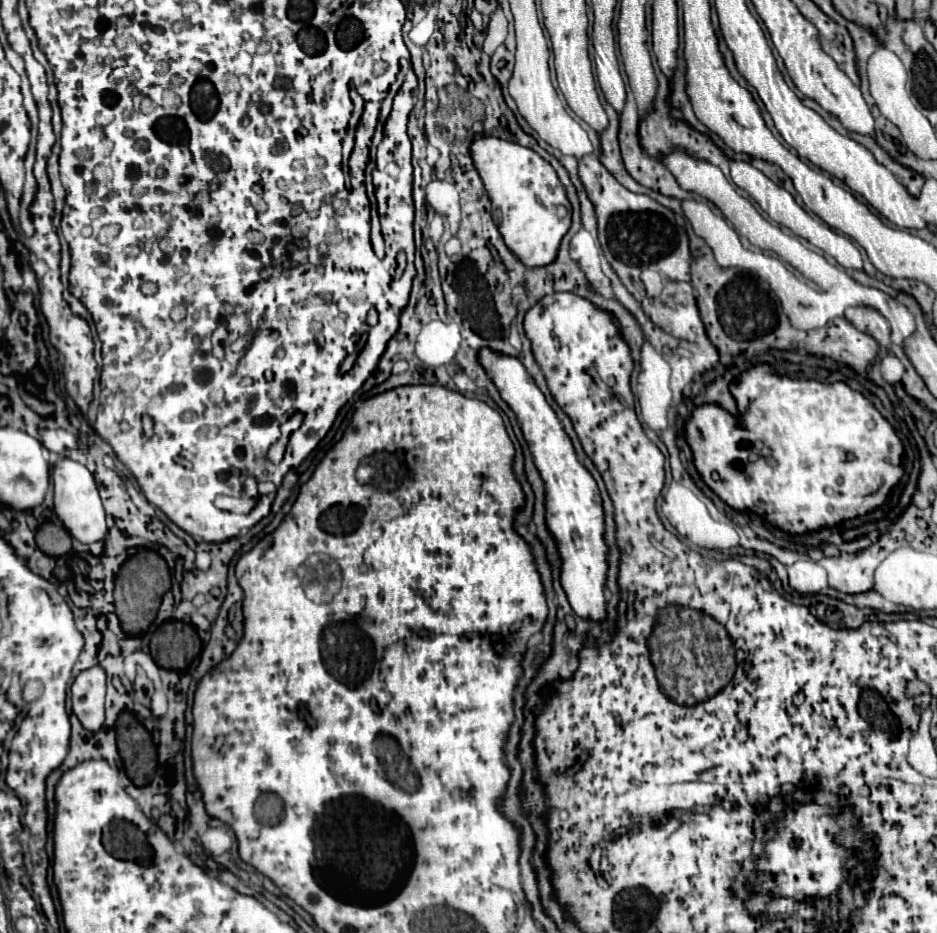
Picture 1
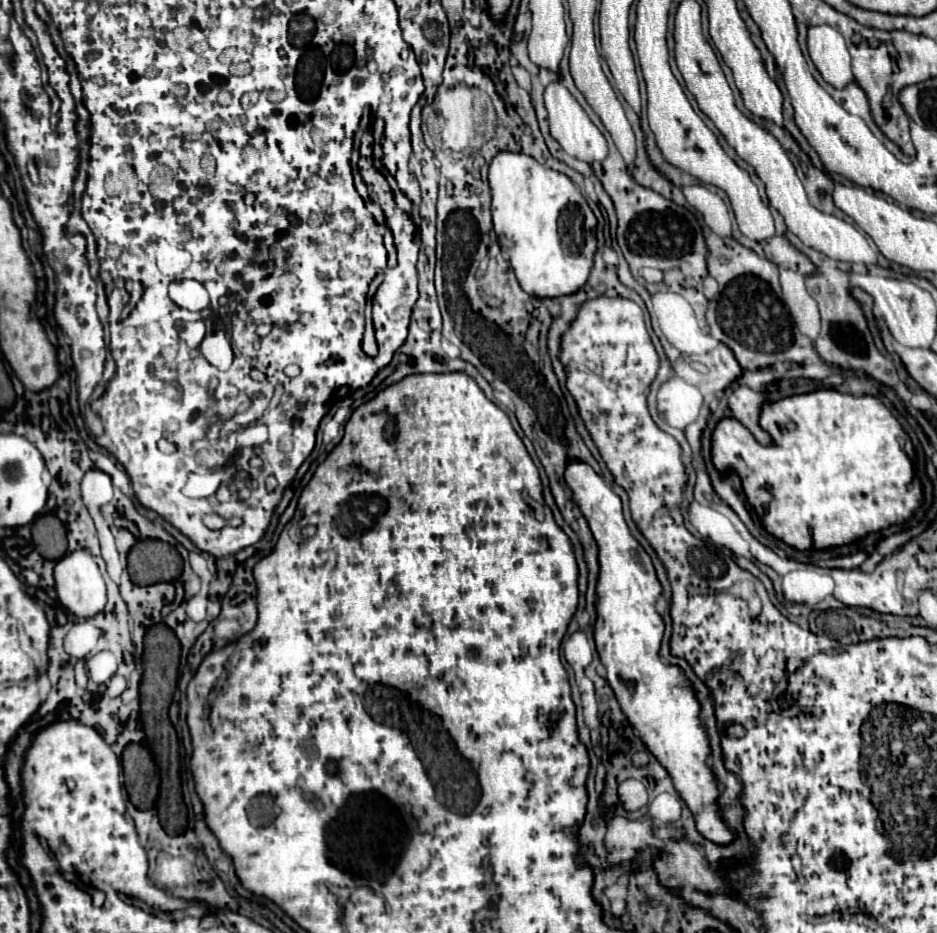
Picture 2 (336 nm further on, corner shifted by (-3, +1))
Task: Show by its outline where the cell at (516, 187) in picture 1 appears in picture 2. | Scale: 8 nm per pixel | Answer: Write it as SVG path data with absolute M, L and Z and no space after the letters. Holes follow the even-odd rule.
M499 151L489 165L489 185L493 193L493 225L501 245L505 259L511 263L521 287L535 297L557 297L575 293L587 281L597 239L593 229L597 227L597 219L589 209L585 197L575 187L575 183L549 167L543 167L539 161L525 153Z

